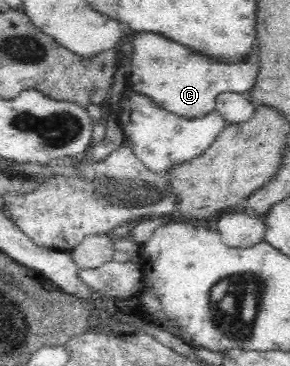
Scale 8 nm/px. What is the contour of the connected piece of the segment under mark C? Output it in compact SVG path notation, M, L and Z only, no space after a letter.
M156 32L140 34L134 40L130 57L128 91L142 94L154 104L158 104L158 107L180 117L201 118L215 110L218 94L248 94L254 88L259 66L258 58L246 56L240 62L216 61Z

